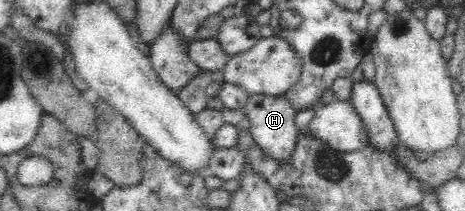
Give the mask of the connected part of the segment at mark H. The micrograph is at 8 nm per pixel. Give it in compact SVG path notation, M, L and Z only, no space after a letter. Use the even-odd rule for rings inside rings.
M249 94L242 110L245 115L245 126L262 151L278 161L288 161L292 157L292 151L296 145L296 133L298 133L299 127L295 124L298 109L292 107L286 94Z

